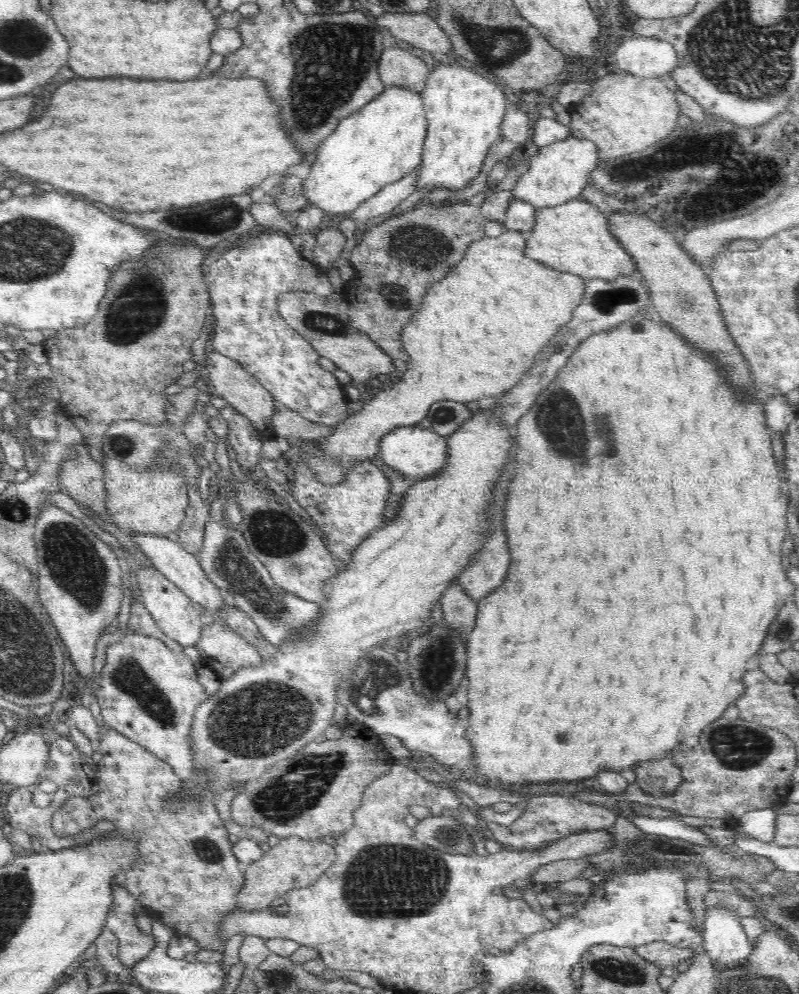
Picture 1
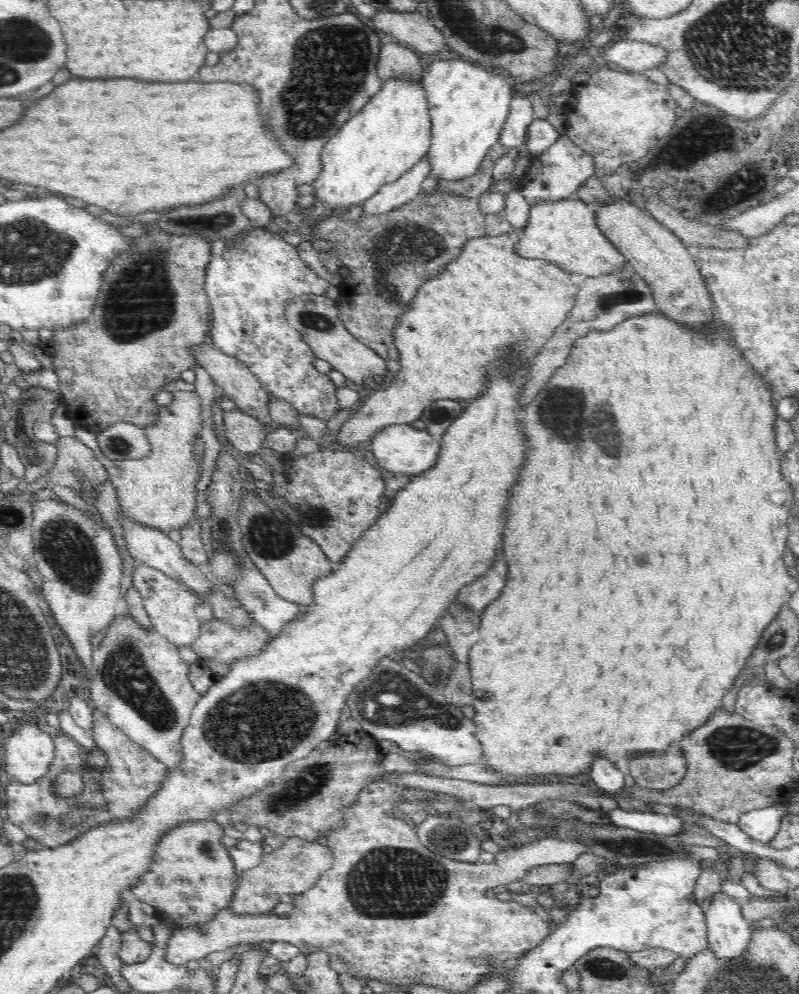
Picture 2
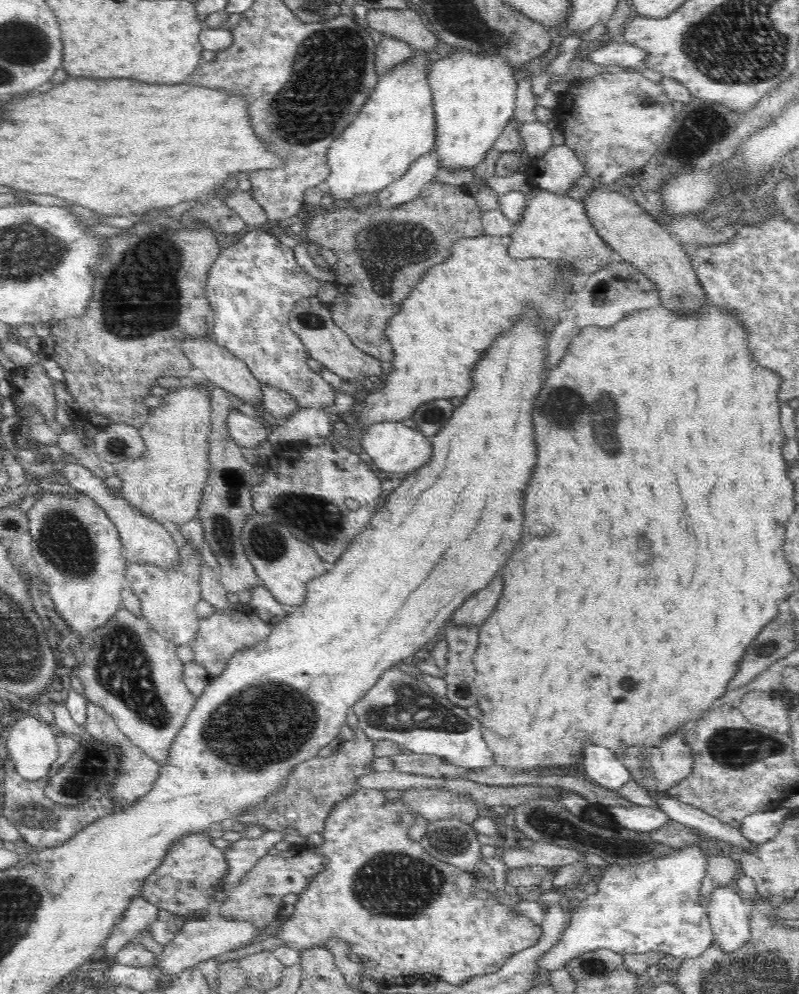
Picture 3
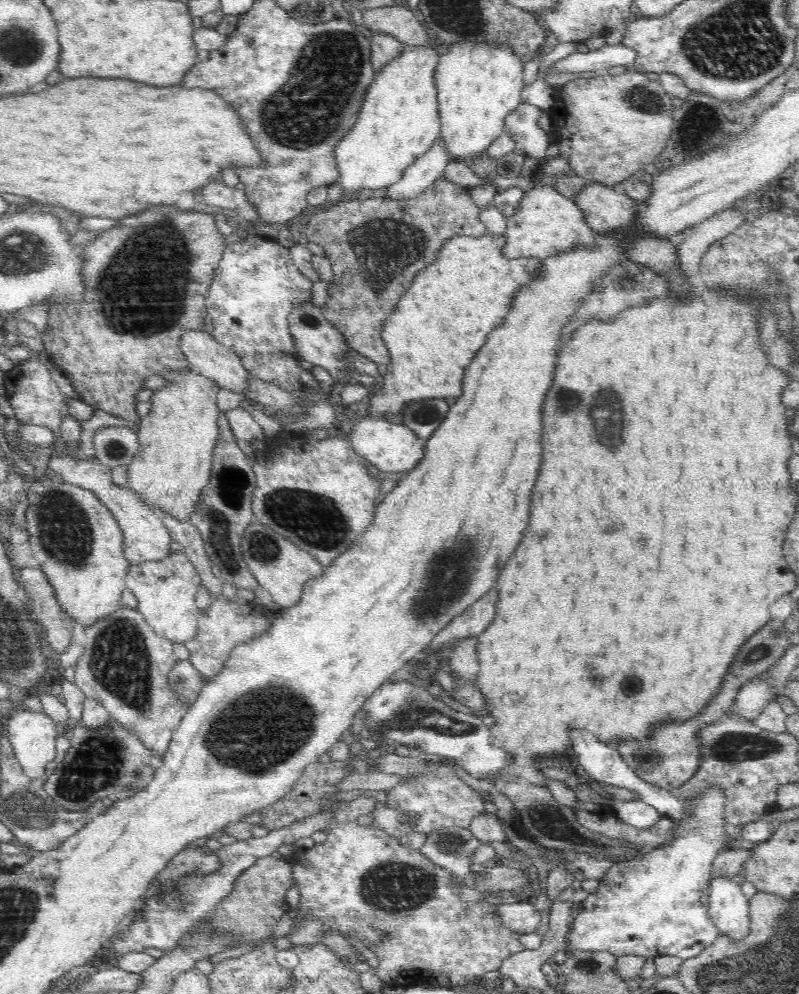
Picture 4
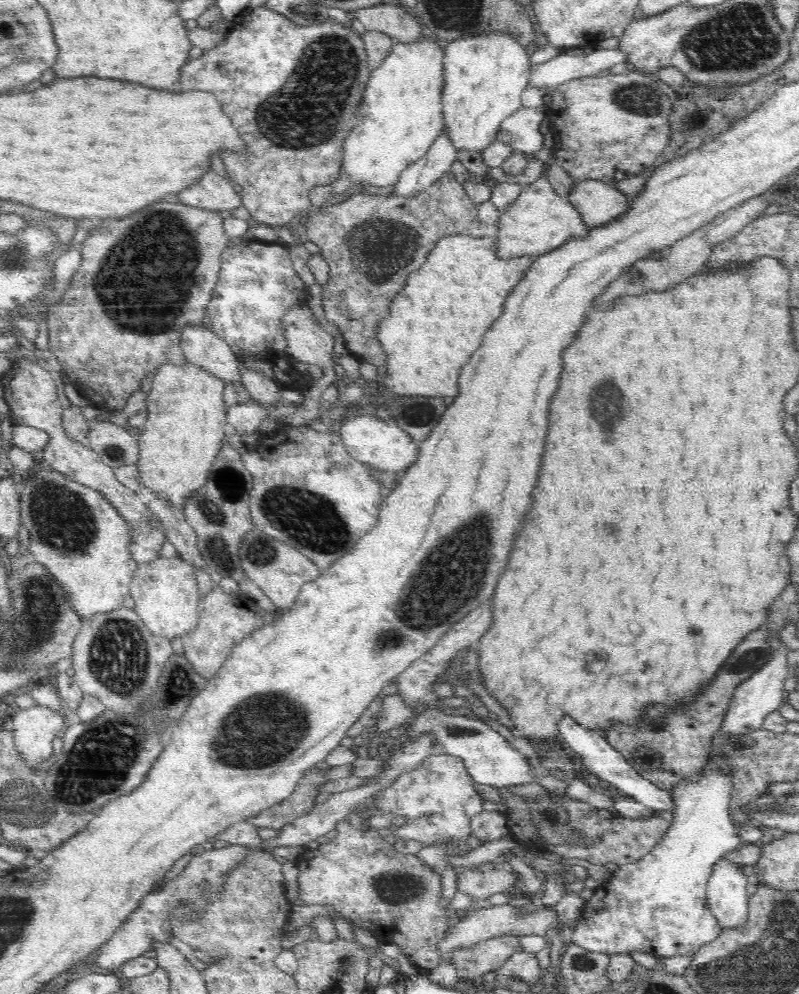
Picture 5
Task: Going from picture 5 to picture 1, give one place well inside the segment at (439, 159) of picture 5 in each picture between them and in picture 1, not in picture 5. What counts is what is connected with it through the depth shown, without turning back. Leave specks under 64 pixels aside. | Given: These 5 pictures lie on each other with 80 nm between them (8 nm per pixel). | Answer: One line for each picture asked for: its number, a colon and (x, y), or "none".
1: (389, 196)
2: (392, 195)
3: (422, 171)
4: (425, 170)

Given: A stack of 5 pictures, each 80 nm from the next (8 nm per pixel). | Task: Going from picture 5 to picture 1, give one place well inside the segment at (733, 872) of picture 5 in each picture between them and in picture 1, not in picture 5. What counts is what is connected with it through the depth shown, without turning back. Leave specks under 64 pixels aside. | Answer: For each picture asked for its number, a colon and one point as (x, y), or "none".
1: (724, 941)
2: (729, 934)
3: (729, 917)
4: (728, 908)

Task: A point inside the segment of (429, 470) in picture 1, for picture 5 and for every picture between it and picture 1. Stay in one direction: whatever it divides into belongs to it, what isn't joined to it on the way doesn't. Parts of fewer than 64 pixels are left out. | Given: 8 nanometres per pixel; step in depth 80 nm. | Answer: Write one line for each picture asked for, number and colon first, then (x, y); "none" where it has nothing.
2: (400, 448)
3: (393, 447)
4: (392, 448)
5: (366, 439)

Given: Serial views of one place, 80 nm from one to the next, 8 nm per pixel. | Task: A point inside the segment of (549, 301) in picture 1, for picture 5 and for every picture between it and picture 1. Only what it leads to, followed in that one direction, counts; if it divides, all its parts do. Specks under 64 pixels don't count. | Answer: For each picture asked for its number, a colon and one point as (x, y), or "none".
2: (462, 321)
3: (456, 310)
4: (443, 319)
5: (438, 319)

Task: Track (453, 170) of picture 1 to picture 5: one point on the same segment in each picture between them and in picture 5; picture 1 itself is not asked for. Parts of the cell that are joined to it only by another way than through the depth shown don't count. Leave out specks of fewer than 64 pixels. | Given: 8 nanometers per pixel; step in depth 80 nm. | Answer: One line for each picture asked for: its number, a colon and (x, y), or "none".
2: (468, 103)
3: (474, 95)
4: (479, 84)
5: (485, 75)

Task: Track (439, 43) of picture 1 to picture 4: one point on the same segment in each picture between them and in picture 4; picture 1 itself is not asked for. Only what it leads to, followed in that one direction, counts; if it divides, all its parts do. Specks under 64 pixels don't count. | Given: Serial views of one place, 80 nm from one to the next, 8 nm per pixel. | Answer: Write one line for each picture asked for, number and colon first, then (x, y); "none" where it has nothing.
2: (414, 27)
3: (407, 25)
4: (401, 22)

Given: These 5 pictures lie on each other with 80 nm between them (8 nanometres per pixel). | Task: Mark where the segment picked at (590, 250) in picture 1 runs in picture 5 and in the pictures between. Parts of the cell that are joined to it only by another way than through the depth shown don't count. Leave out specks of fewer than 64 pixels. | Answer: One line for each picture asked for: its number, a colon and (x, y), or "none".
2: (564, 232)
3: (555, 227)
4: (547, 223)
5: (539, 220)

